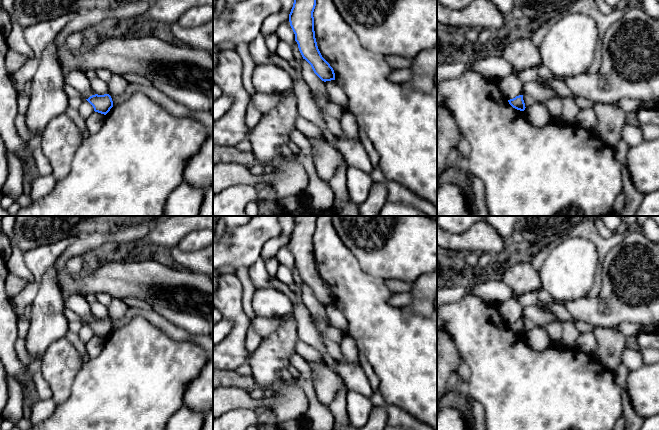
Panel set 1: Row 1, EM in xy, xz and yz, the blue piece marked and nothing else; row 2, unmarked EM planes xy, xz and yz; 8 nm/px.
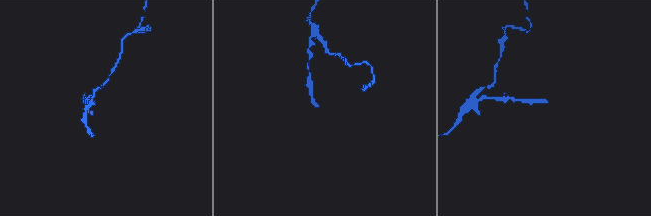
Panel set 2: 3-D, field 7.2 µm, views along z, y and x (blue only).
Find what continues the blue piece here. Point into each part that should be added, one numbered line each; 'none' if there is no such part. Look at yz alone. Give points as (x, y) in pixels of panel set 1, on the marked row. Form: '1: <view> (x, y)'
none

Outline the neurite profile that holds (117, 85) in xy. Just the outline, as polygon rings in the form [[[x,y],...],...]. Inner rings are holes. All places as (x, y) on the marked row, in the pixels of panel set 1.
[[[113,74],[111,79],[107,82],[107,84],[108,94],[110,96],[122,95],[129,85],[123,76],[117,74]]]

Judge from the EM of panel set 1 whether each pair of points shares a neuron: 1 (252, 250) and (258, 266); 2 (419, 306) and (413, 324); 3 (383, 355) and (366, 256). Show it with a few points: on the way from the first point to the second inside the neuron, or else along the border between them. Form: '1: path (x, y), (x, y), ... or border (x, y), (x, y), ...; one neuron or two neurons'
1: border (260, 256), (247, 267); two neurons
2: border (400, 308), (405, 317), (414, 315), (426, 317); two neurons
3: border (354, 255), (359, 265), (366, 272), (386, 279); two neurons

